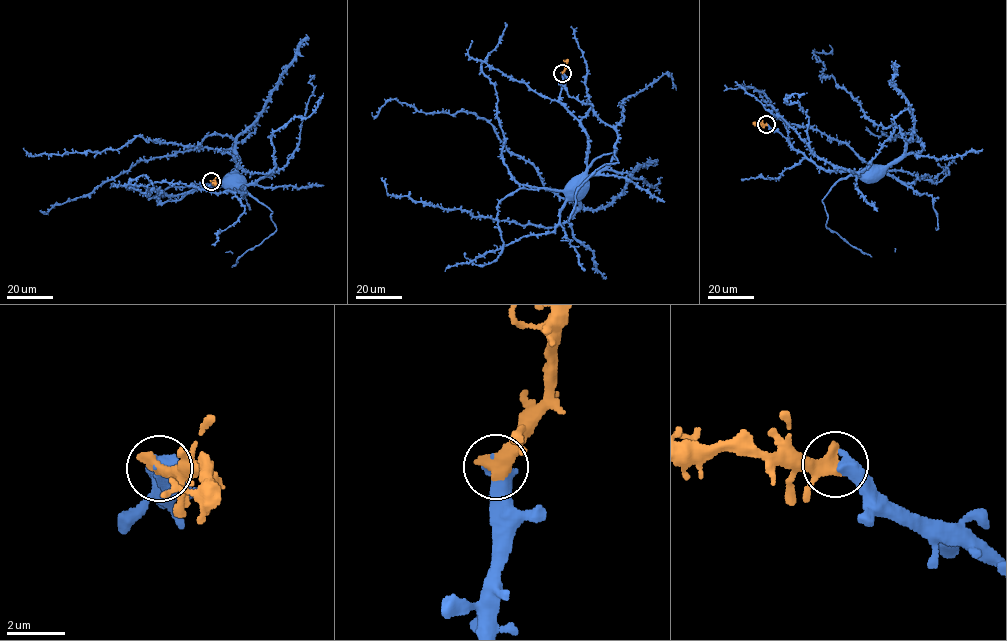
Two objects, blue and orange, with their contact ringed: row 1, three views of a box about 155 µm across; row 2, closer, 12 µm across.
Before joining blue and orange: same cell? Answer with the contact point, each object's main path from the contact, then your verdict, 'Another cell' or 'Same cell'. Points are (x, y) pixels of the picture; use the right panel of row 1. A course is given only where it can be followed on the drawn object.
Place: (766, 124). Course of blue: (767, 124), (820, 168), (854, 173), (866, 169). Course of orange: (766, 124), (753, 122). Same cell

